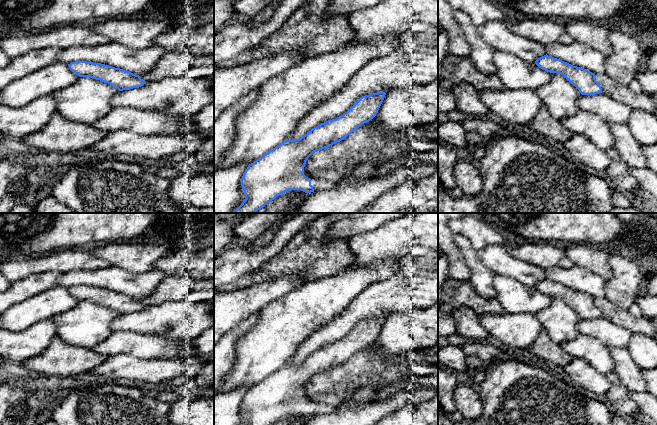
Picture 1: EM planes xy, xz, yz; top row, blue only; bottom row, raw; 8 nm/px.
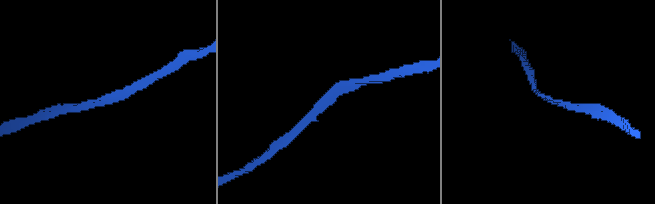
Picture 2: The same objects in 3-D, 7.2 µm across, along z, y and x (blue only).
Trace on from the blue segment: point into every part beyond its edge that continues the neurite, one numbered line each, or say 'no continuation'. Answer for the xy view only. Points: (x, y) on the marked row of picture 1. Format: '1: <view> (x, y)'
no continuation

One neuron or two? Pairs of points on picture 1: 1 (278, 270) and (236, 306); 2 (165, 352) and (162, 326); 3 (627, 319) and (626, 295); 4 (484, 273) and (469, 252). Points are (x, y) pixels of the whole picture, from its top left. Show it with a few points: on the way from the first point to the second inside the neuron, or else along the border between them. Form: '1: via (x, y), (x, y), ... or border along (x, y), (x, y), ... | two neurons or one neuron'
1: border along (290, 274), (253, 283), (245, 288) | two neurons
2: border along (140, 332), (150, 332), (181, 340) | two neurons
3: border along (606, 298), (627, 310) | two neurons
4: via (479, 268), (471, 257) | one neuron

